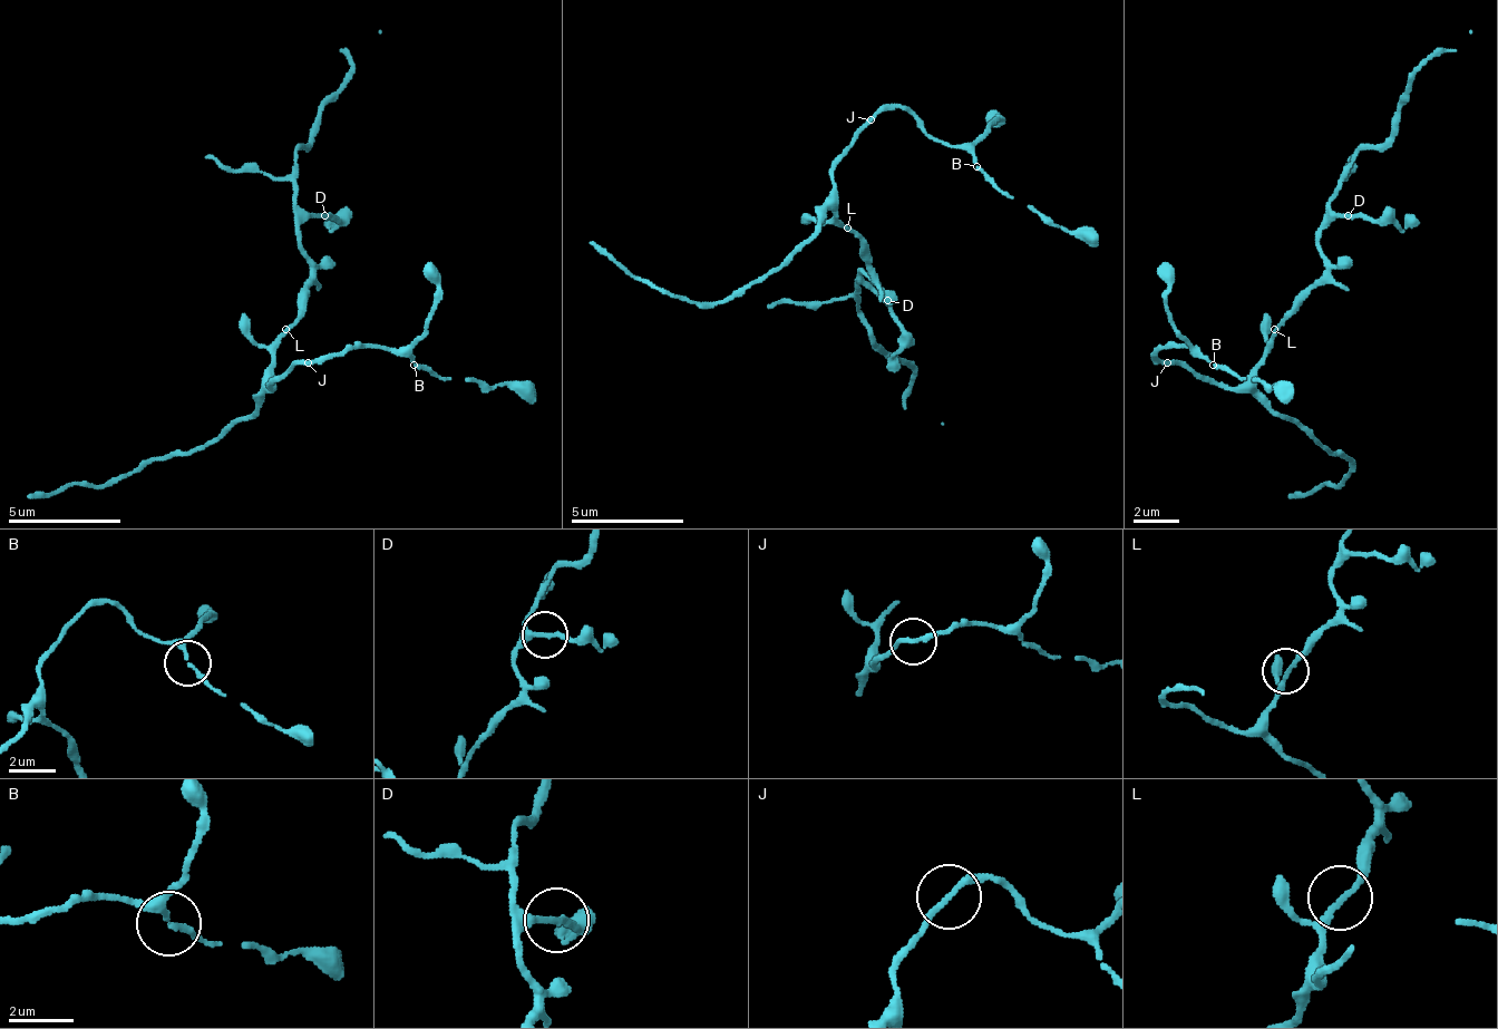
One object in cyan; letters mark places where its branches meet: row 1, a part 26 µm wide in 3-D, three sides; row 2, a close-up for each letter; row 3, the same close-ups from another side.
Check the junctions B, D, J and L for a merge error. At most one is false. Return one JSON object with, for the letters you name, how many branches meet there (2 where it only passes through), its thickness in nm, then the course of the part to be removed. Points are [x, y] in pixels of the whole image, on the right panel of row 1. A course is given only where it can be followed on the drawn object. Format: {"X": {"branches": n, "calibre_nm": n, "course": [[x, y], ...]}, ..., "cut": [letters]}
{"cut": []}

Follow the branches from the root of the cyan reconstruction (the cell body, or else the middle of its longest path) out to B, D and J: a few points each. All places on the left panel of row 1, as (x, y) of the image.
B: (280, 340), (274, 351), (274, 386), (269, 386), (297, 362), (342, 357), (353, 346), (398, 346), (416, 362)
D: (280, 340), (297, 318), (297, 294), (308, 278), (308, 255), (297, 227), (313, 215), (324, 215)
J: (280, 340), (274, 351), (274, 386), (269, 386), (297, 362), (308, 362)

